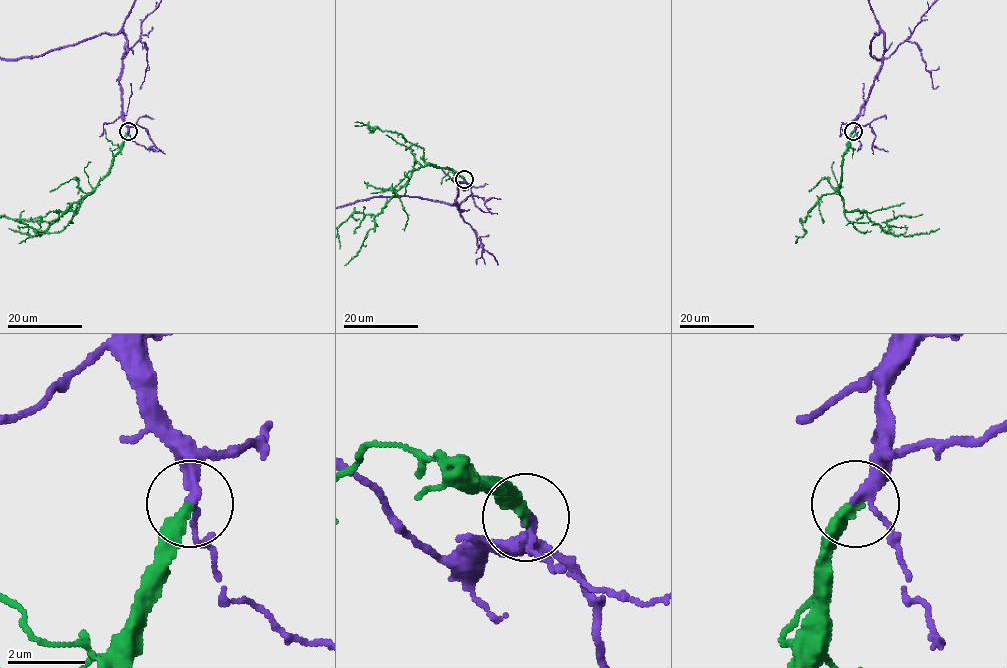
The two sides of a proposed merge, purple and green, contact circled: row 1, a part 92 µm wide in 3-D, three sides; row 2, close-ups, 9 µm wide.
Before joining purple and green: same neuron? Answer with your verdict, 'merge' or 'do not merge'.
merge

